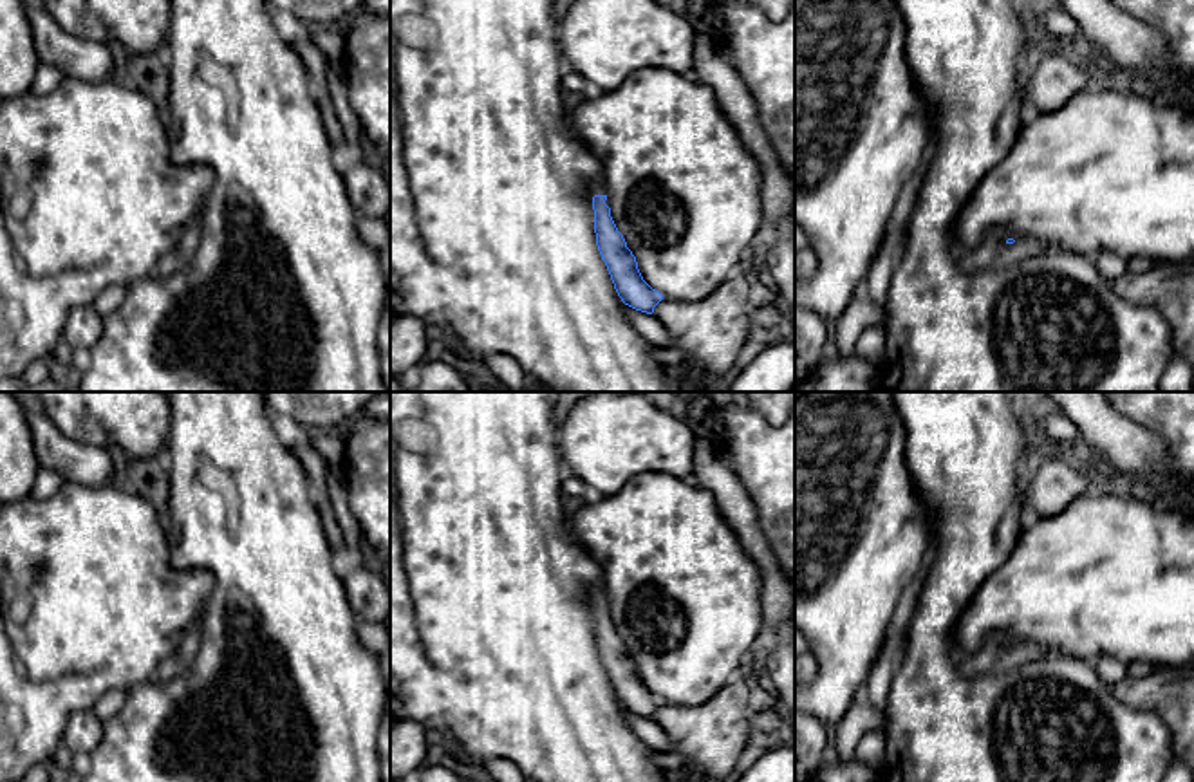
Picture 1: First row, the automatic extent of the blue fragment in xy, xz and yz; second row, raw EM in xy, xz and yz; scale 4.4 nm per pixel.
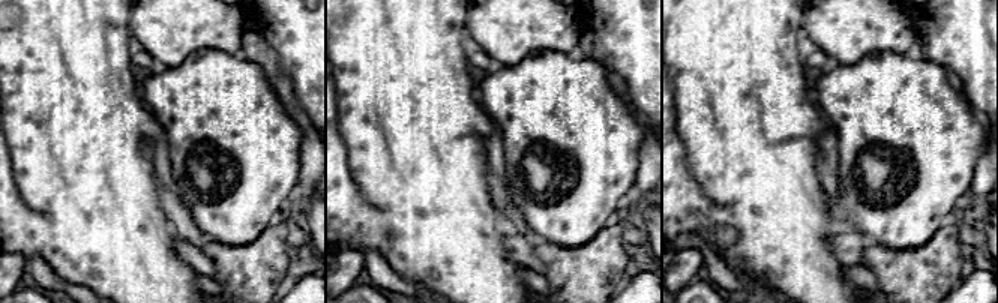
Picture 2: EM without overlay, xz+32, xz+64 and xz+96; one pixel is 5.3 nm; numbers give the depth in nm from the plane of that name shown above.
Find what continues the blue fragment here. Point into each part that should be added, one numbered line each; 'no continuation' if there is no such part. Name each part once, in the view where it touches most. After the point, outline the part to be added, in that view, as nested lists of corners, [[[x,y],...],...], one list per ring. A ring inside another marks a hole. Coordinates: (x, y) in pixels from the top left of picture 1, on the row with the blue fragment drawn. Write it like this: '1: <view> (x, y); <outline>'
1: xz (596, 188); [[[598,177],[591,188],[589,188],[589,202],[592,206],[592,197],[594,195],[607,195],[607,186],[603,184],[602,177]]]

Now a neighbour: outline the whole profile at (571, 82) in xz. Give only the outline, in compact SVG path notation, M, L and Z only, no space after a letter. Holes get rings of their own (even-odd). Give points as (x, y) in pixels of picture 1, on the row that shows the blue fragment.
M565 69L560 79L560 87L562 90L582 94L583 99L594 99L603 94L603 90L598 85L591 83L589 79L585 79L583 76L571 69Z

